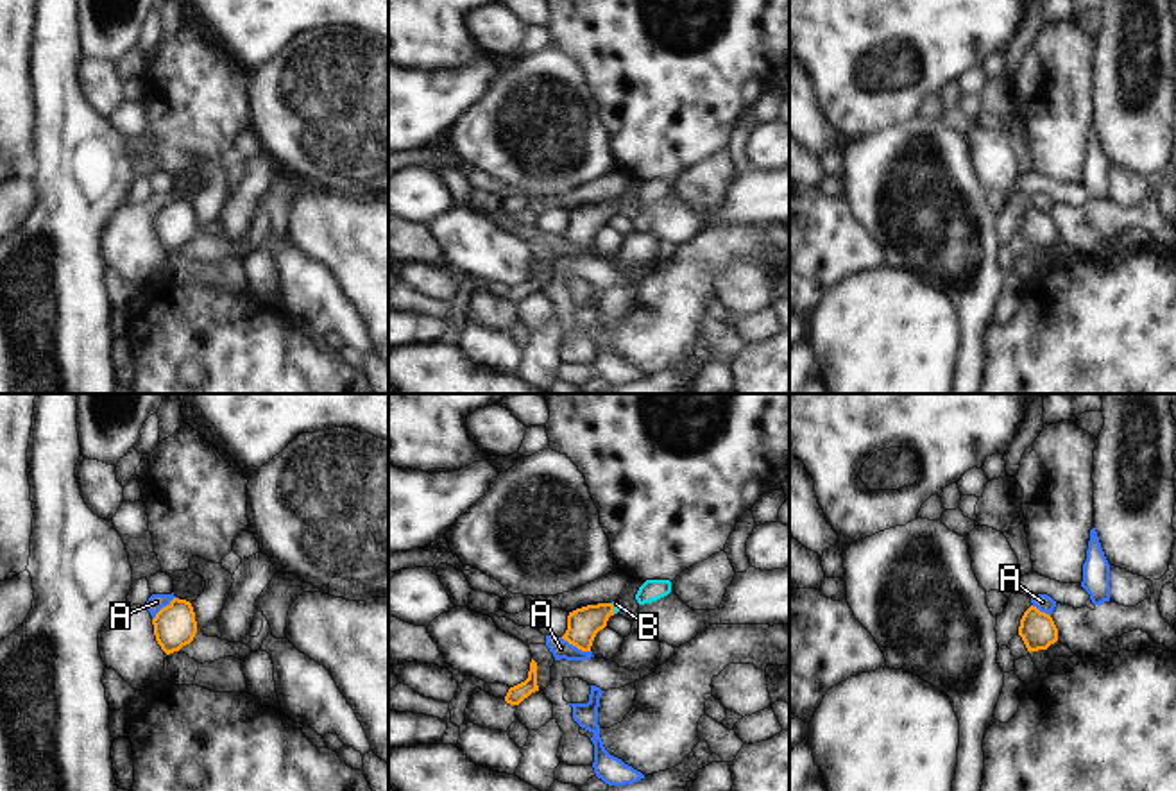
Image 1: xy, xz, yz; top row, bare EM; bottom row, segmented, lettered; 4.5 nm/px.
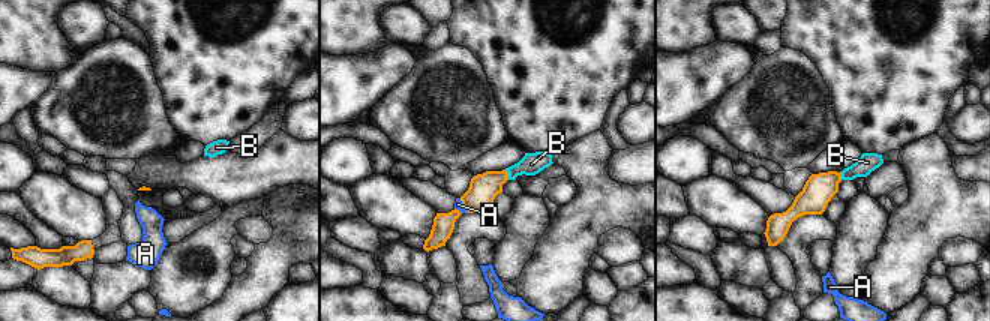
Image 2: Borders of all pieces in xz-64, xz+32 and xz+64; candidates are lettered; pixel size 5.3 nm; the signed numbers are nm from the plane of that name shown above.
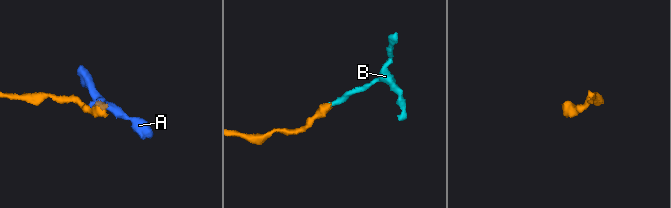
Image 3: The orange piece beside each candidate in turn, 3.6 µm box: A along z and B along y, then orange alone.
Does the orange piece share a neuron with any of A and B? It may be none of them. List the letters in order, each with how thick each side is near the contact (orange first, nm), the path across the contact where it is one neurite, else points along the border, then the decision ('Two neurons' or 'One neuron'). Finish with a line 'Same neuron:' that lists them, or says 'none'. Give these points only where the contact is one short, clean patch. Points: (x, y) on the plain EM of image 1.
A: Thickness 150 nm (orange) against 90 nm. Boundary: xz (561, 237), (589, 251). Two neurons
B: Thickness 150 nm (orange) against 30 nm. Path across: xz (584, 222), (613, 208), (616, 203). One neuron
Same neuron: B.

